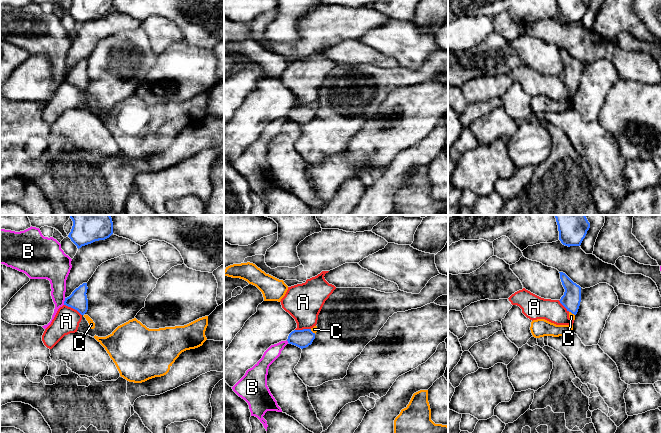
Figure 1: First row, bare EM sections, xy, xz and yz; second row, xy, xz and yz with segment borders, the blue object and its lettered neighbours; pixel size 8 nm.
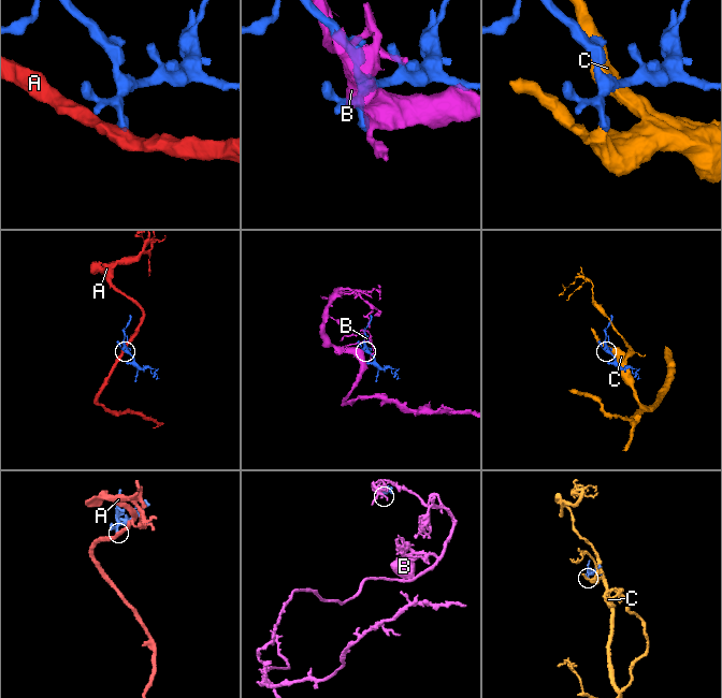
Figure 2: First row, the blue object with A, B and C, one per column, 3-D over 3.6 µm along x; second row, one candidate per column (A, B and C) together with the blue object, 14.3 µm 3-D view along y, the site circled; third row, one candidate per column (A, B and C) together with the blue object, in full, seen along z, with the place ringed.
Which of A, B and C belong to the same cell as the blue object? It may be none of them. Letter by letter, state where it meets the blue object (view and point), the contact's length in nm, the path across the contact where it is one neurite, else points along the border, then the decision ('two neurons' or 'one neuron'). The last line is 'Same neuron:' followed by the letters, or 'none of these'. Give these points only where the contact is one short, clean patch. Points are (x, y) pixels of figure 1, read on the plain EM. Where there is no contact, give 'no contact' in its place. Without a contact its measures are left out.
A: meets blue in xy at (73, 84); contact 170 nm long; border along xy (64, 80), (74, 84), (81, 91); two neurons
B: meets blue in xy at (64, 77); contact 60 nm long; two neurons
C: meets blue in xz at (312, 108); contact 60 nm long; runs through xz (303, 114), (312, 108), (314, 105); one neuron
Same neuron: C

